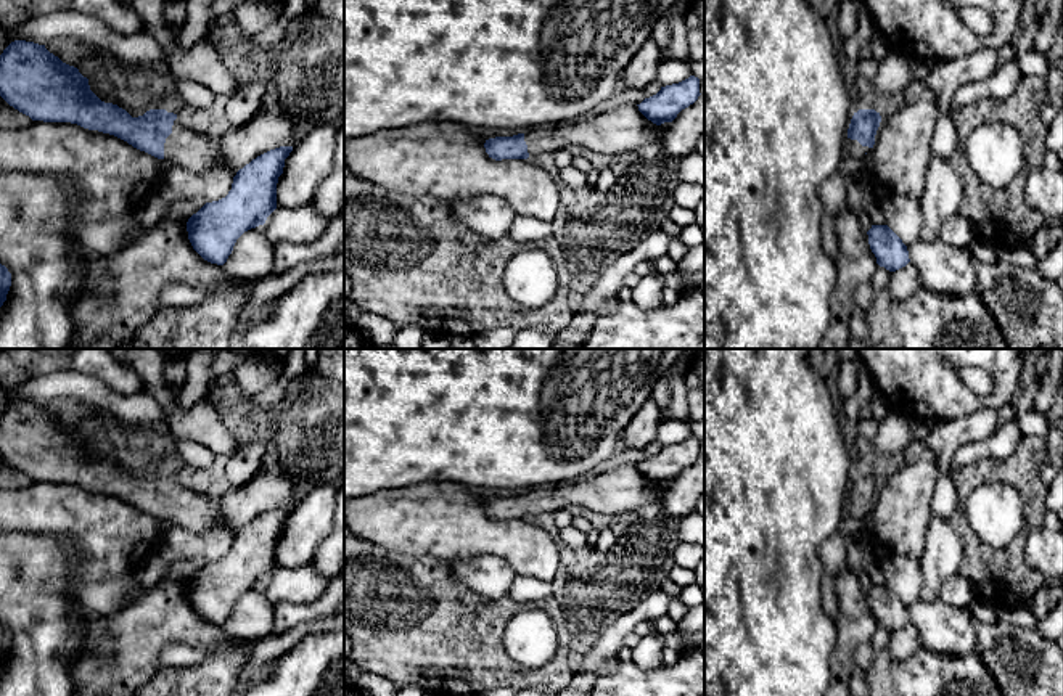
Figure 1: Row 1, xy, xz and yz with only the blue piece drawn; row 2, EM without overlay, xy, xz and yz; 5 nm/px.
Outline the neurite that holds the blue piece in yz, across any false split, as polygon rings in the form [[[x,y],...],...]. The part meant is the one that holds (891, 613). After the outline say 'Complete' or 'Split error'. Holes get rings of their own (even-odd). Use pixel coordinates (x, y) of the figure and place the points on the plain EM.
[[[872,585],[867,595],[880,627],[896,632],[910,622],[907,606],[888,585]]]. Complete

